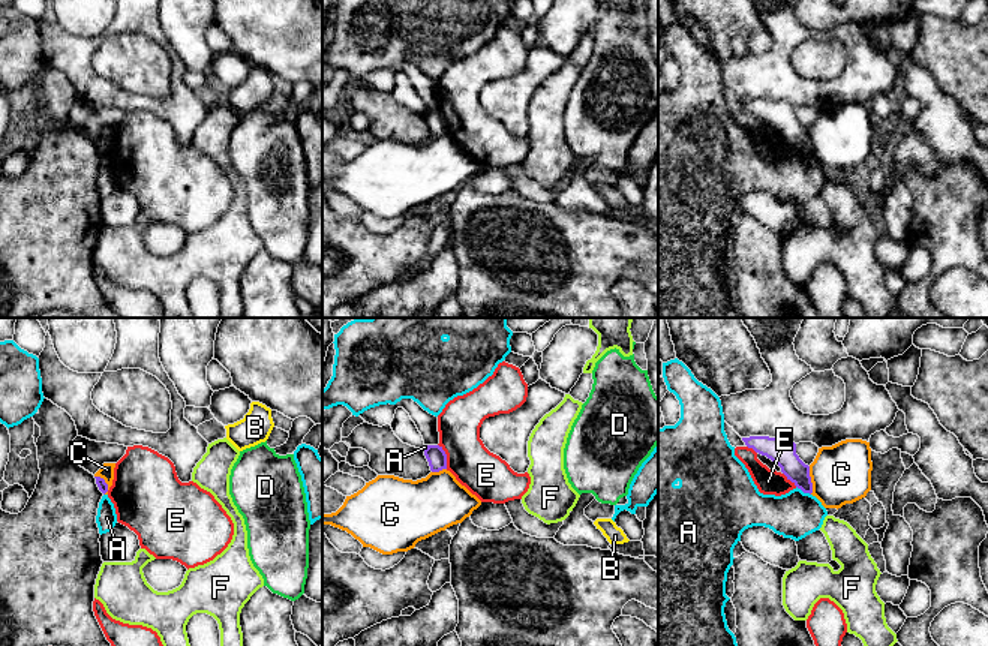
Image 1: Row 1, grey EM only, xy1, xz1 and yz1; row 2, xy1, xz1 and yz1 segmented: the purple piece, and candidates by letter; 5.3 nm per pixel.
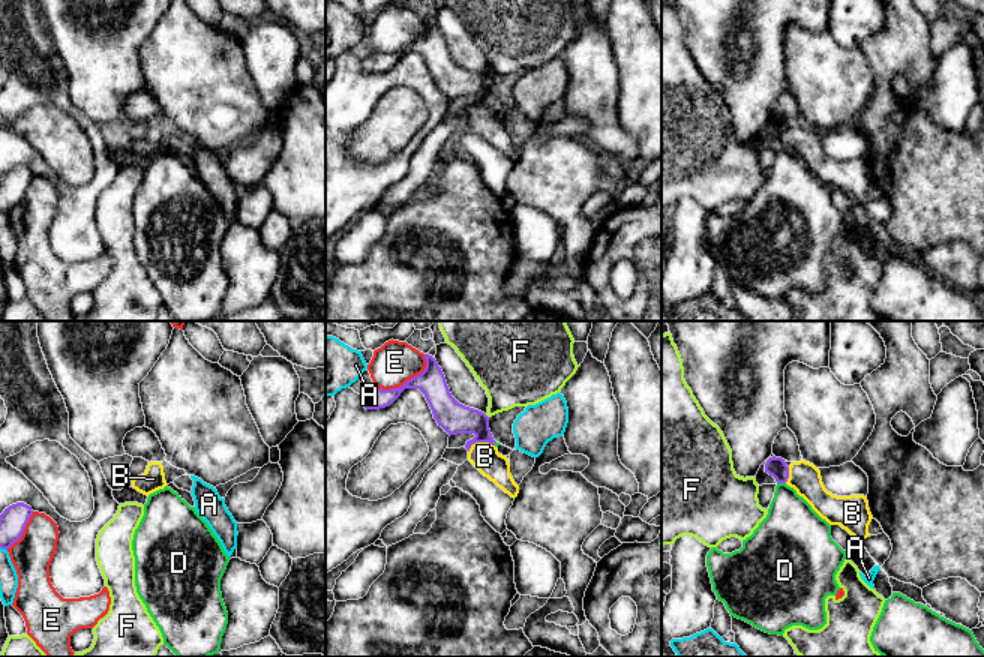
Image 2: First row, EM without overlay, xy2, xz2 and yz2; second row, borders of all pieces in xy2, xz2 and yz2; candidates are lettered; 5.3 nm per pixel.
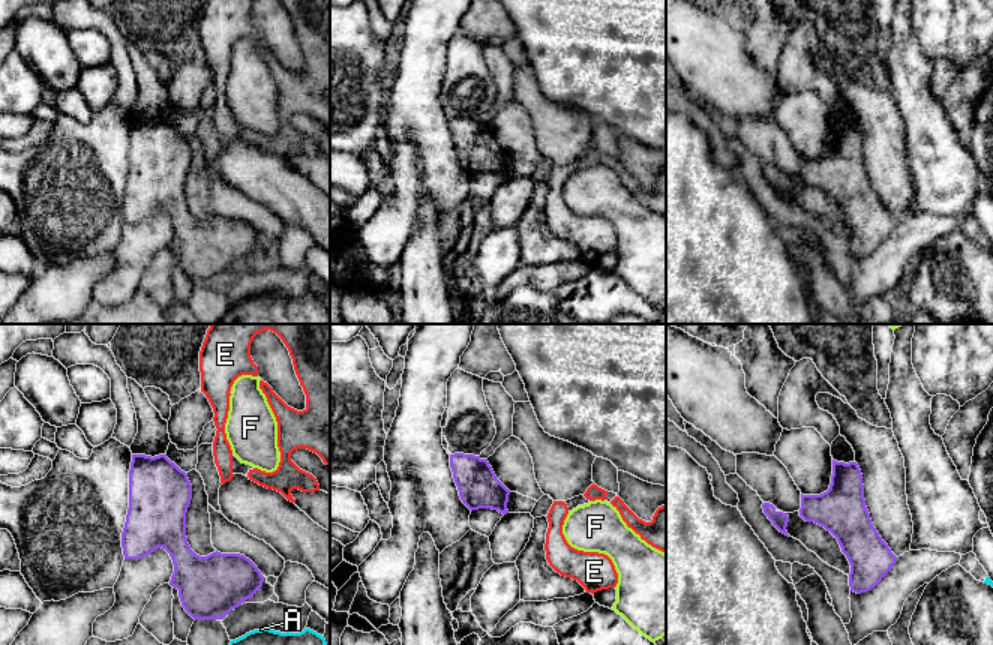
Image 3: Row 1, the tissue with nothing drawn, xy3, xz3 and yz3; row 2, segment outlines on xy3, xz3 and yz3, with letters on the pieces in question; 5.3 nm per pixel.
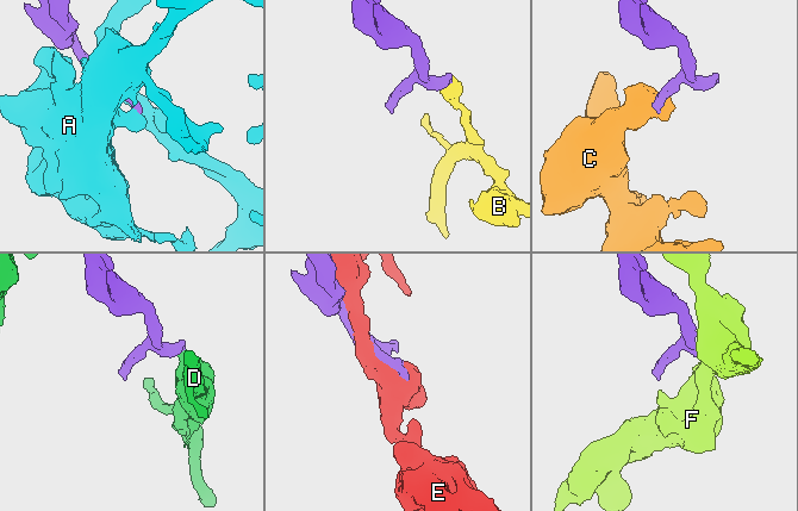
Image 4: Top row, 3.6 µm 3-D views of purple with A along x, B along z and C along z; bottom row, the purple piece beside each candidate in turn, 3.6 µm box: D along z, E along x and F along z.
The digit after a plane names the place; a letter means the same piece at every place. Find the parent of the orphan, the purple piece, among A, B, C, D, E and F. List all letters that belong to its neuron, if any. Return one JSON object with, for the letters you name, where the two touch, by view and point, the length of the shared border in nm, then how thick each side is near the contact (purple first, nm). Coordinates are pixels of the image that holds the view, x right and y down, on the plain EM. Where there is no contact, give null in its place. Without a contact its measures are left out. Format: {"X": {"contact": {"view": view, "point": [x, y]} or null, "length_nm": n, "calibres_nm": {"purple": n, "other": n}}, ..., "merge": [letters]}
{"B": {"contact": {"view": "xz2", "point": [479, 105]}, "length_nm": 150, "calibres_nm": {"purple": 170, "other": 150}}, "merge": ["B"]}

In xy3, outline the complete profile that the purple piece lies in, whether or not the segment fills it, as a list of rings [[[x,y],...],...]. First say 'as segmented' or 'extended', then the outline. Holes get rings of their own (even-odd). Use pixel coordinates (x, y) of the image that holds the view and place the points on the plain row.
as segmented | [[[132,118],[129,134],[129,172],[122,196],[123,219],[124,224],[140,224],[154,216],[158,212],[165,213],[174,228],[174,237],[170,249],[178,254],[178,261],[184,274],[194,284],[220,284],[248,262],[254,261],[262,250],[264,240],[244,219],[220,218],[216,214],[207,220],[200,220],[190,213],[186,201],[186,177],[190,164],[192,148],[188,142],[188,138],[171,126],[166,118],[159,118],[154,122],[146,118]]]

